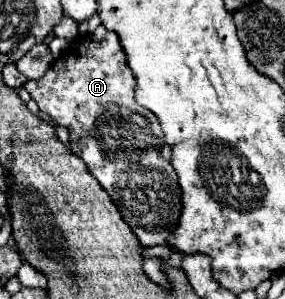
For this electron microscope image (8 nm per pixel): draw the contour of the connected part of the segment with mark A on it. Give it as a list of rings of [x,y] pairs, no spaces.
[[[98,25],[92,35],[76,37],[68,45],[68,49],[52,63],[44,77],[28,81],[24,87],[42,111],[46,111],[58,125],[70,131],[72,139],[78,139],[80,133],[82,145],[72,143],[72,153],[86,163],[88,171],[112,197],[114,205],[122,213],[122,219],[130,225],[142,247],[164,245],[168,235],[176,229],[176,217],[180,215],[180,187],[176,183],[174,167],[160,155],[160,147],[164,145],[164,133],[156,115],[140,107],[134,99],[136,79],[132,77],[132,71],[126,63],[126,55],[120,47],[118,35],[106,31],[104,25]]]

